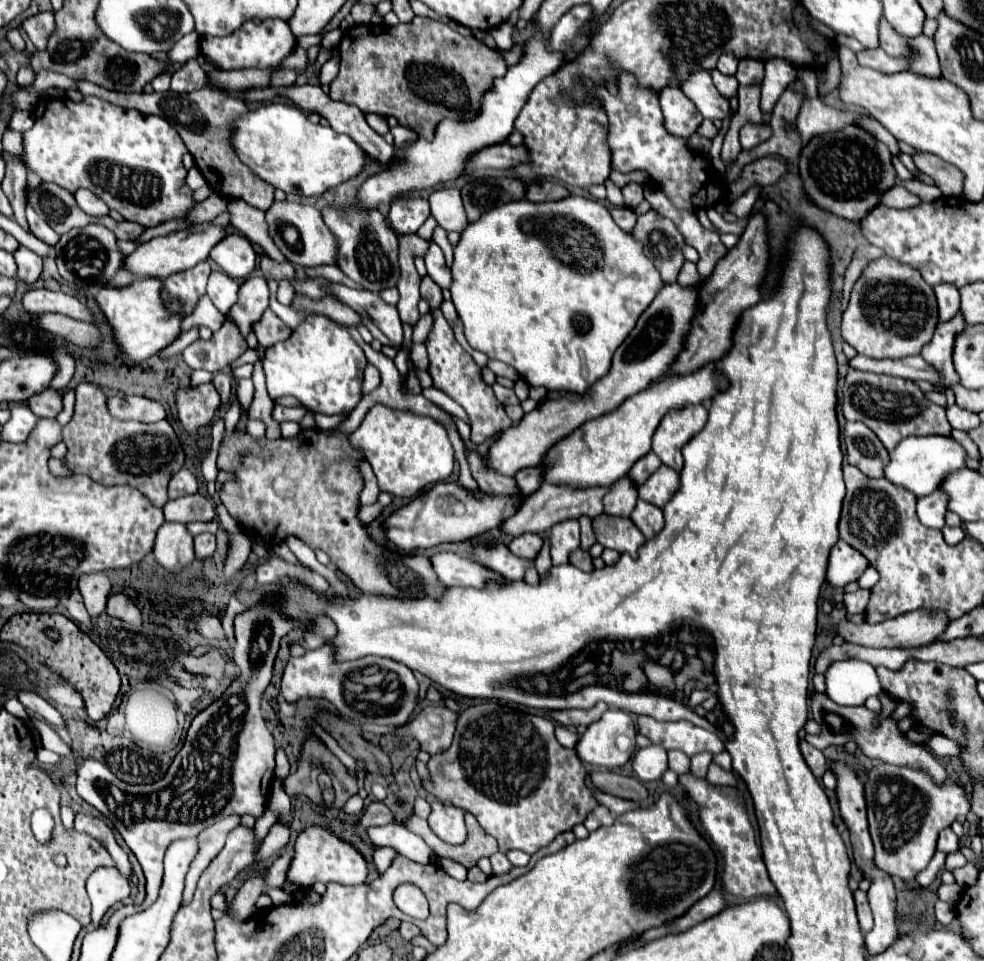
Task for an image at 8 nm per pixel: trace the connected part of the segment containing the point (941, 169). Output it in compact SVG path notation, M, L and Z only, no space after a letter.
M918 152L914 156L914 162L916 162L920 172L928 174L936 182L936 186L942 190L944 196L956 196L958 198L962 194L964 176L960 174L960 170L956 170L956 166L942 162L938 156L926 154L926 152Z

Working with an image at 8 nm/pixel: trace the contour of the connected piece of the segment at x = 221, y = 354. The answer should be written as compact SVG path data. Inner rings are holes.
M226 320L222 328L212 334L210 340L198 338L182 352L182 356L192 370L202 368L216 374L220 371L230 371L230 364L246 350L246 340L240 338L238 328L230 320Z

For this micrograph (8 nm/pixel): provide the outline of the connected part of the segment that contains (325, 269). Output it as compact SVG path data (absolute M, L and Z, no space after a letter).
M324 265L316 268L305 268L308 277L324 277L334 283L354 289L364 289L360 284L348 278L336 265Z

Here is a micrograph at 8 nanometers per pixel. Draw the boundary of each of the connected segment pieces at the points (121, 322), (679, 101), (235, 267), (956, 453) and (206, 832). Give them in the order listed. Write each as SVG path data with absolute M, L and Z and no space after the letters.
M146 278L146 280L134 280L132 284L122 288L104 286L96 296L96 302L106 314L118 344L122 346L124 354L132 360L146 360L150 356L156 356L180 336L180 322L184 316L168 312L162 288L164 288L162 280Z
M666 86L664 90L660 90L660 106L664 112L666 130L680 138L692 136L704 120L694 102L688 100L684 92L674 86Z
M228 234L212 248L210 258L230 278L248 278L256 268L256 252L242 234Z
M912 436L904 438L896 450L890 452L890 462L884 468L884 478L920 498L934 492L950 472L964 468L964 458L966 450L950 436Z
M232 814L232 816L226 816L220 822L204 828L200 832L200 836L198 836L200 838L200 852L198 852L198 856L194 858L194 862L192 862L190 870L188 870L186 888L184 888L184 902L182 904L188 904L192 900L192 894L194 894L194 888L196 888L196 882L198 882L202 870L224 848L224 842L226 842L228 832L234 830L238 824L240 824L240 816L238 814Z

